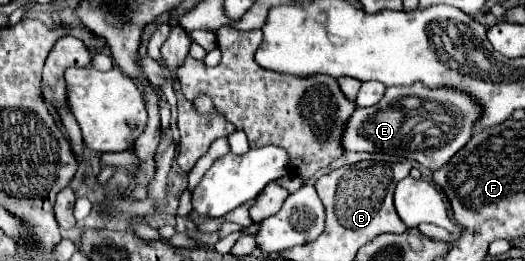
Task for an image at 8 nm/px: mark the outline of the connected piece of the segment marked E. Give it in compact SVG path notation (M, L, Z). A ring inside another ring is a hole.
M424 84L386 88L376 106L354 110L342 134L342 148L354 152L400 154L430 170L438 170L472 138L478 112L482 112L482 108L478 108L470 96L454 92L454 88L426 88Z

